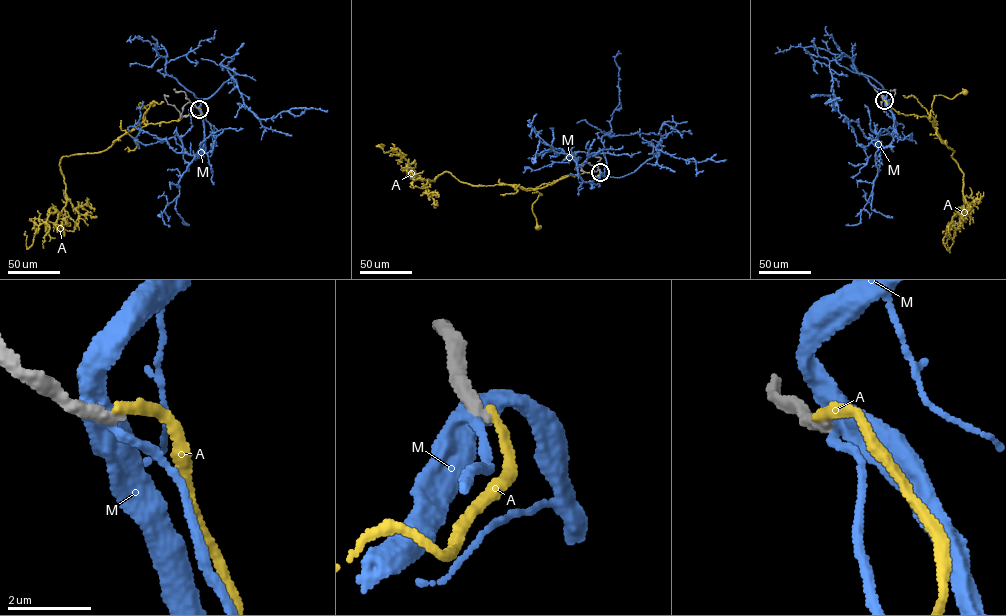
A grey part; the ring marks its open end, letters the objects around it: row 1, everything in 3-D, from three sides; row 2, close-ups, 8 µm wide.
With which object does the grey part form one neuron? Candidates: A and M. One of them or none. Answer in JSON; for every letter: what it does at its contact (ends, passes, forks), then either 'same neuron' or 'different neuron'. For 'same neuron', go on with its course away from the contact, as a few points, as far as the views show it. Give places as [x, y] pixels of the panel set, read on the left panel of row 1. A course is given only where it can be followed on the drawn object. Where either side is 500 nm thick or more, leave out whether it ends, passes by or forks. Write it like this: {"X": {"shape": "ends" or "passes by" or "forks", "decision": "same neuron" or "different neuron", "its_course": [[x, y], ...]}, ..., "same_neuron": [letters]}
{"A": {"shape": "ends", "decision": "different neuron"}, "M": {"shape": "forks", "decision": "different neuron"}, "same_neuron": []}

